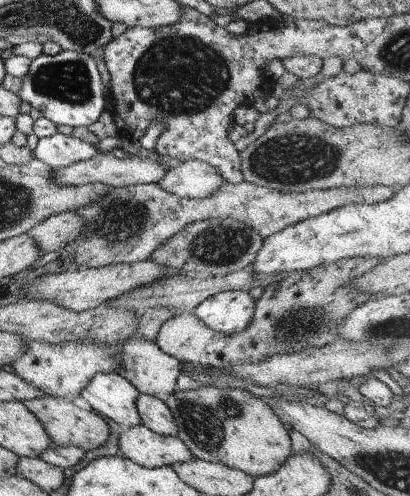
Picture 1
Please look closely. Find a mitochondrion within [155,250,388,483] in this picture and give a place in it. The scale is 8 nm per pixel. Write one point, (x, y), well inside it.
(205, 421)

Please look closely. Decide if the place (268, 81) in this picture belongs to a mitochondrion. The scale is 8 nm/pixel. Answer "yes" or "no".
no

